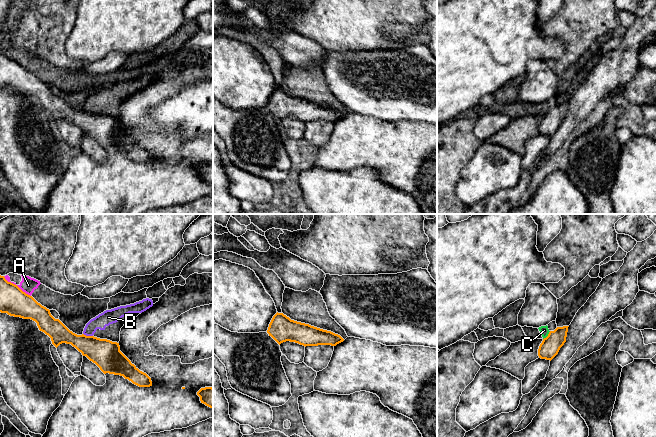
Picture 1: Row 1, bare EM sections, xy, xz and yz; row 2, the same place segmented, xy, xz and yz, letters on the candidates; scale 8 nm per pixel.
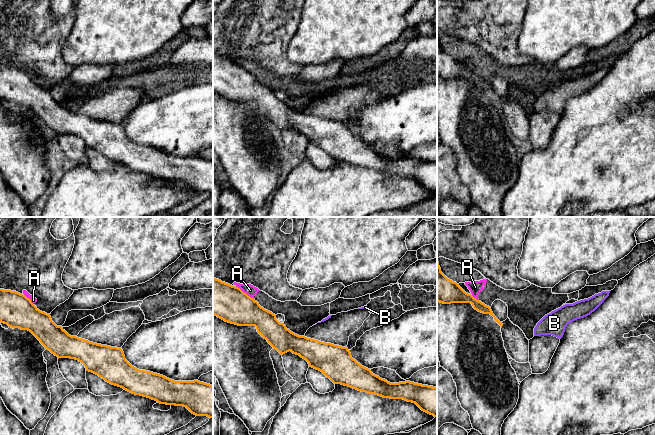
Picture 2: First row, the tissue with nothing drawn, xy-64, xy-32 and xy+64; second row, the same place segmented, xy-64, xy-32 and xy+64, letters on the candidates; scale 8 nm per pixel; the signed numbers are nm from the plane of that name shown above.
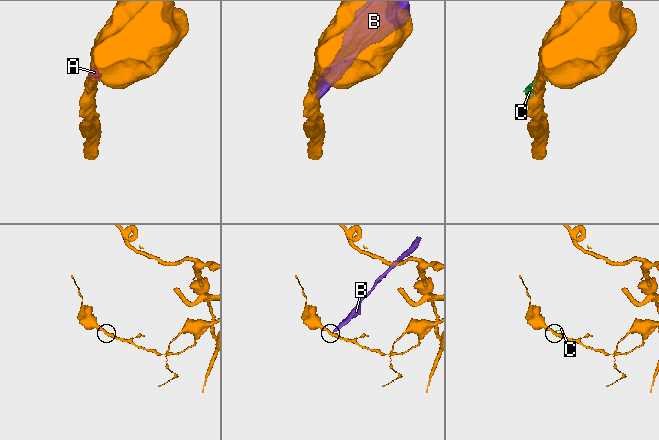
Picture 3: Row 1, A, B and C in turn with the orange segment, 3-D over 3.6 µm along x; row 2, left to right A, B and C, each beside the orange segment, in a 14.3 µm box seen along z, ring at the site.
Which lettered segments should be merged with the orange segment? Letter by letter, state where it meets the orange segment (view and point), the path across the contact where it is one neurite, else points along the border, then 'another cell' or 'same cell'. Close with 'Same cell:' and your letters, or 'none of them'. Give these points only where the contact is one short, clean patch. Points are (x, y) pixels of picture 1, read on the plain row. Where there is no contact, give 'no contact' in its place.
A: meets orange in xy at (16, 61); border along xy (3, 52), (30, 72); another cell
B: meets orange in xy at (88, 112); border along xy (83, 109), (92, 112); another cell
C: meets orange in yz at (548, 111); border along yz (550, 107), (543, 115); another cell
Same cell: none of them

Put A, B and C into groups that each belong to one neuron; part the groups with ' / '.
A C / B

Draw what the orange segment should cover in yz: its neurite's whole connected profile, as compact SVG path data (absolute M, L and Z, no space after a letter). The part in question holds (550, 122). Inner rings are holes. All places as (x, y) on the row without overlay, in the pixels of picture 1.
M557 103L554 107L549 108L539 122L539 134L551 137L558 130L560 124L566 118L568 103Z

